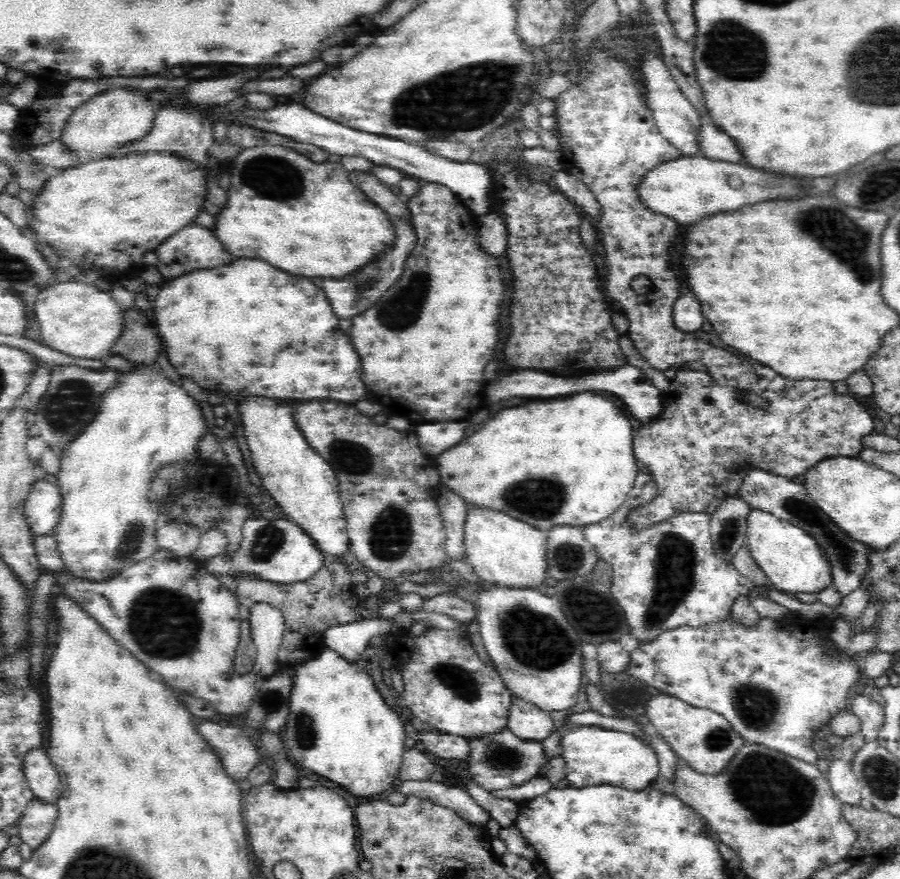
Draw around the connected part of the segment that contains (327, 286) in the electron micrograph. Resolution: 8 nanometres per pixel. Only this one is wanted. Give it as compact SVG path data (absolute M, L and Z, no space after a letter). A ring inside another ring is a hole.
M399 218L392 219L394 231L396 231L396 240L391 249L378 255L378 258L371 260L370 264L366 264L364 268L360 268L358 272L344 276L344 278L326 278L324 280L324 292L332 305L332 312L341 319L352 318L354 315L362 314L362 310L368 310L370 306L374 306L394 282L398 282L398 278L404 274L404 266L411 252L411 248L417 242L415 229L408 225L406 221L400 221Z

